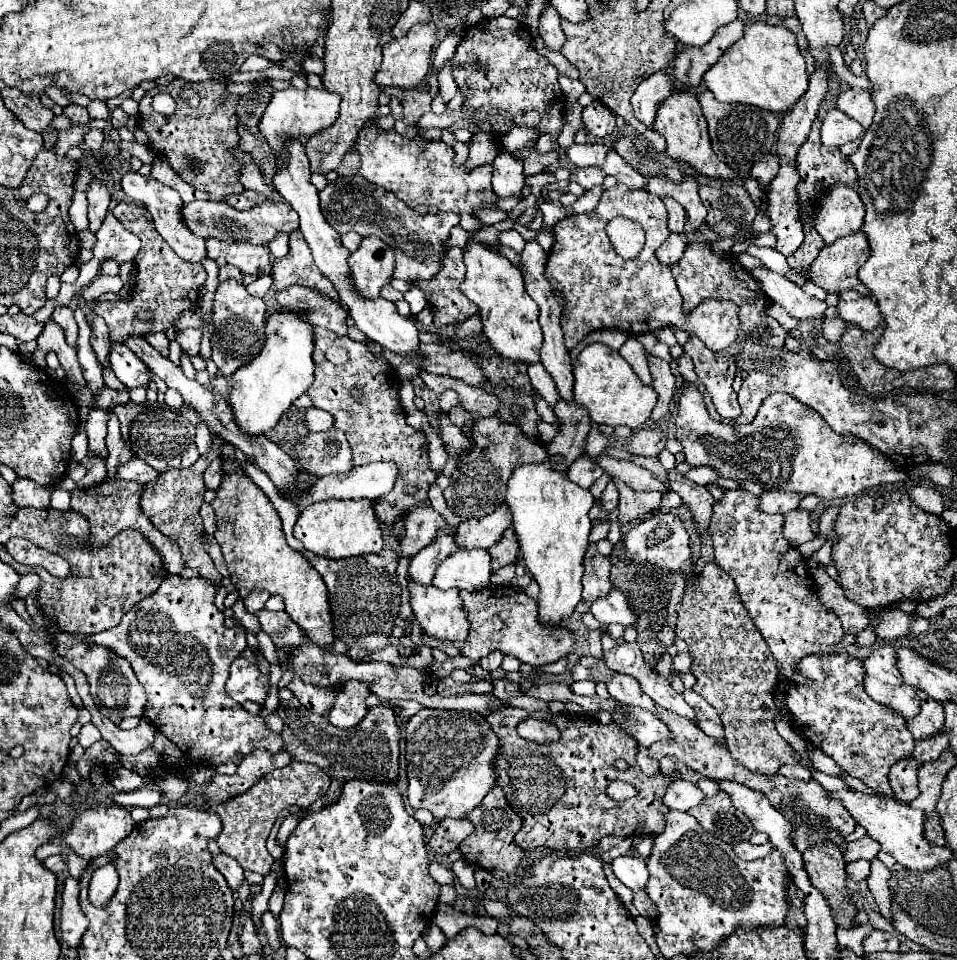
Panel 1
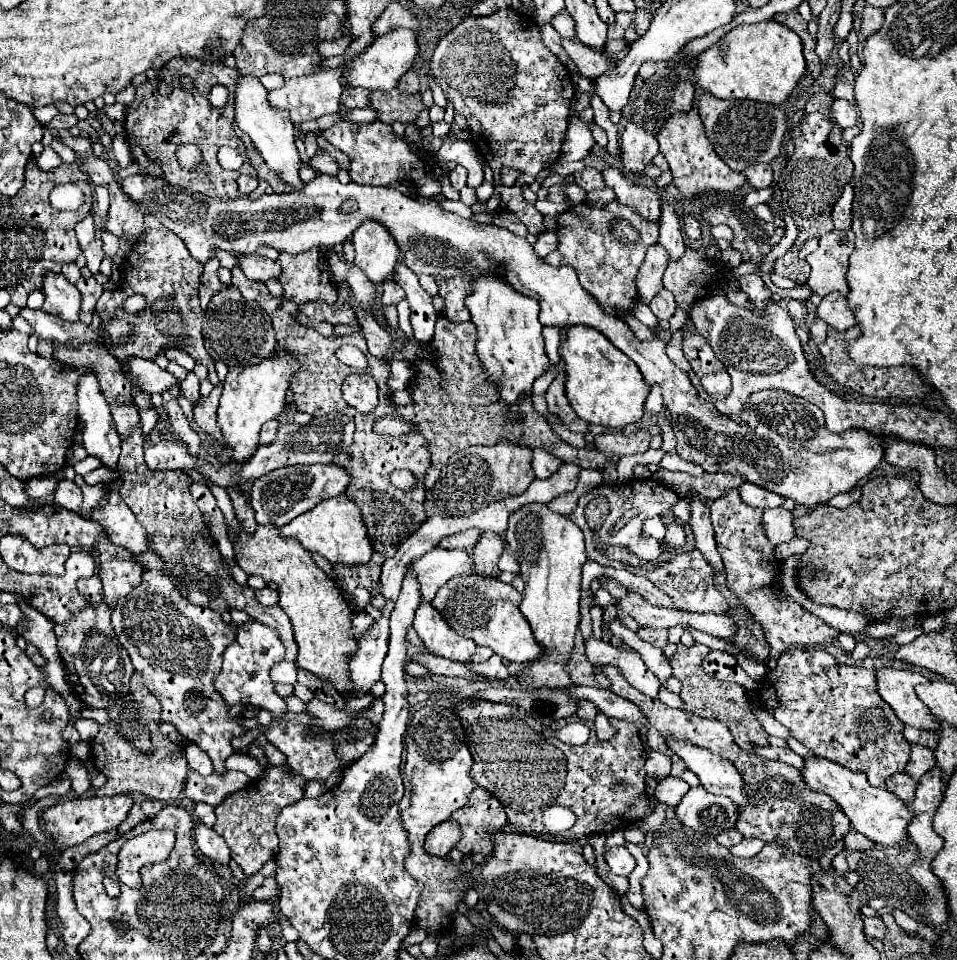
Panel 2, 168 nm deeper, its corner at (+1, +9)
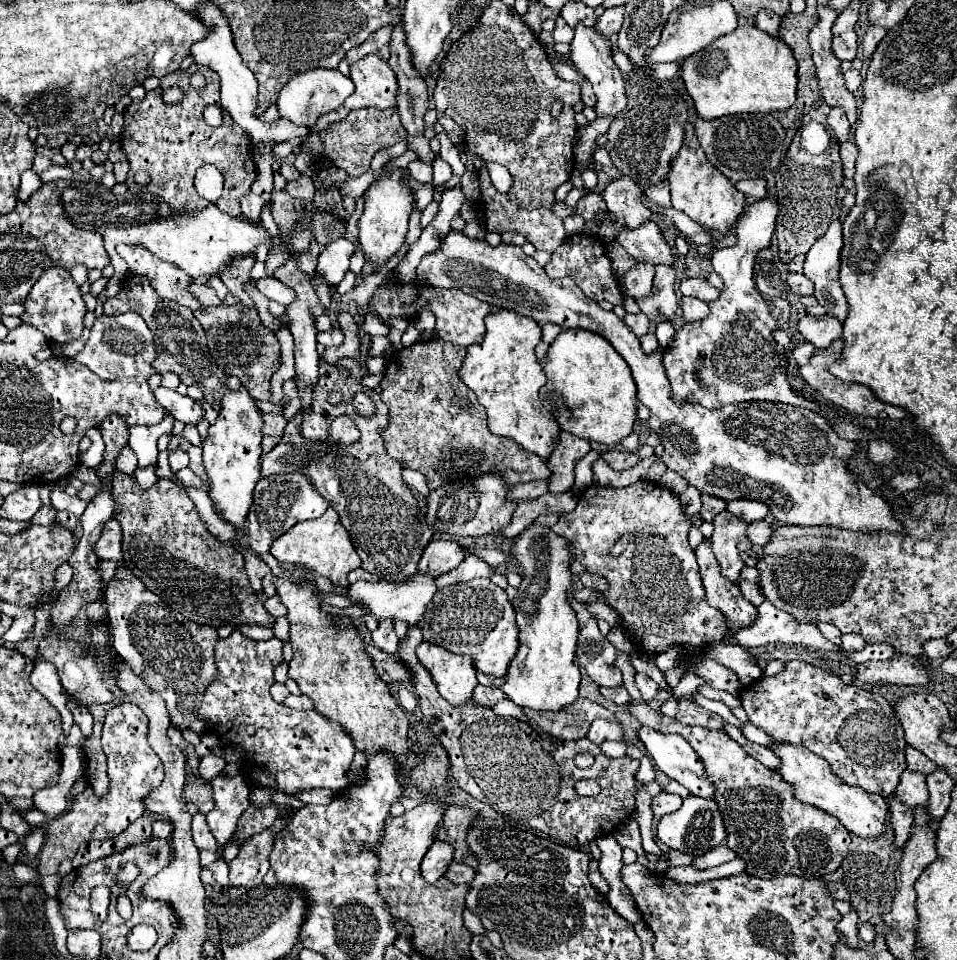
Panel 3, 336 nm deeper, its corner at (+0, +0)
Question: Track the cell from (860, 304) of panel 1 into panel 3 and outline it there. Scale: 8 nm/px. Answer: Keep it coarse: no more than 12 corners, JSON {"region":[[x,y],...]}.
{"region":[[803,316],[797,330],[815,348],[827,348],[843,326],[833,316]]}

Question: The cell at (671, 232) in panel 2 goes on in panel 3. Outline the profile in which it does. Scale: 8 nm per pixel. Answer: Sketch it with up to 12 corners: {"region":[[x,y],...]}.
{"region":[[655,266],[653,290],[637,300],[653,322],[677,310],[675,266]]}

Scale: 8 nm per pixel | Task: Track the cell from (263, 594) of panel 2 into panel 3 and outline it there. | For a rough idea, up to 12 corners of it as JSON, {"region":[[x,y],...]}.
{"region":[[279,596],[267,598],[267,612],[273,618],[287,616],[287,608]]}

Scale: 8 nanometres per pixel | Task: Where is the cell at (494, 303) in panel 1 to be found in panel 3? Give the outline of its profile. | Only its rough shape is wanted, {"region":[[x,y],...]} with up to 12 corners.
{"region":[[497,312],[459,378],[489,430],[547,460],[545,414],[535,358],[541,326]]}

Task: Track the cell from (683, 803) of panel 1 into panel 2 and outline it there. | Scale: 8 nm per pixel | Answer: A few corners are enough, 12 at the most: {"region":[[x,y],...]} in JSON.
{"region":[[668,775],[658,783],[654,797],[676,807],[688,793],[684,779]]}

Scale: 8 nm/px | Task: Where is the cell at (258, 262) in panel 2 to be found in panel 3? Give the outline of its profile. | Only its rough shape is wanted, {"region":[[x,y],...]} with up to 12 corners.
{"region":[[261,278],[257,288],[283,306],[295,300],[295,292],[277,278]]}

